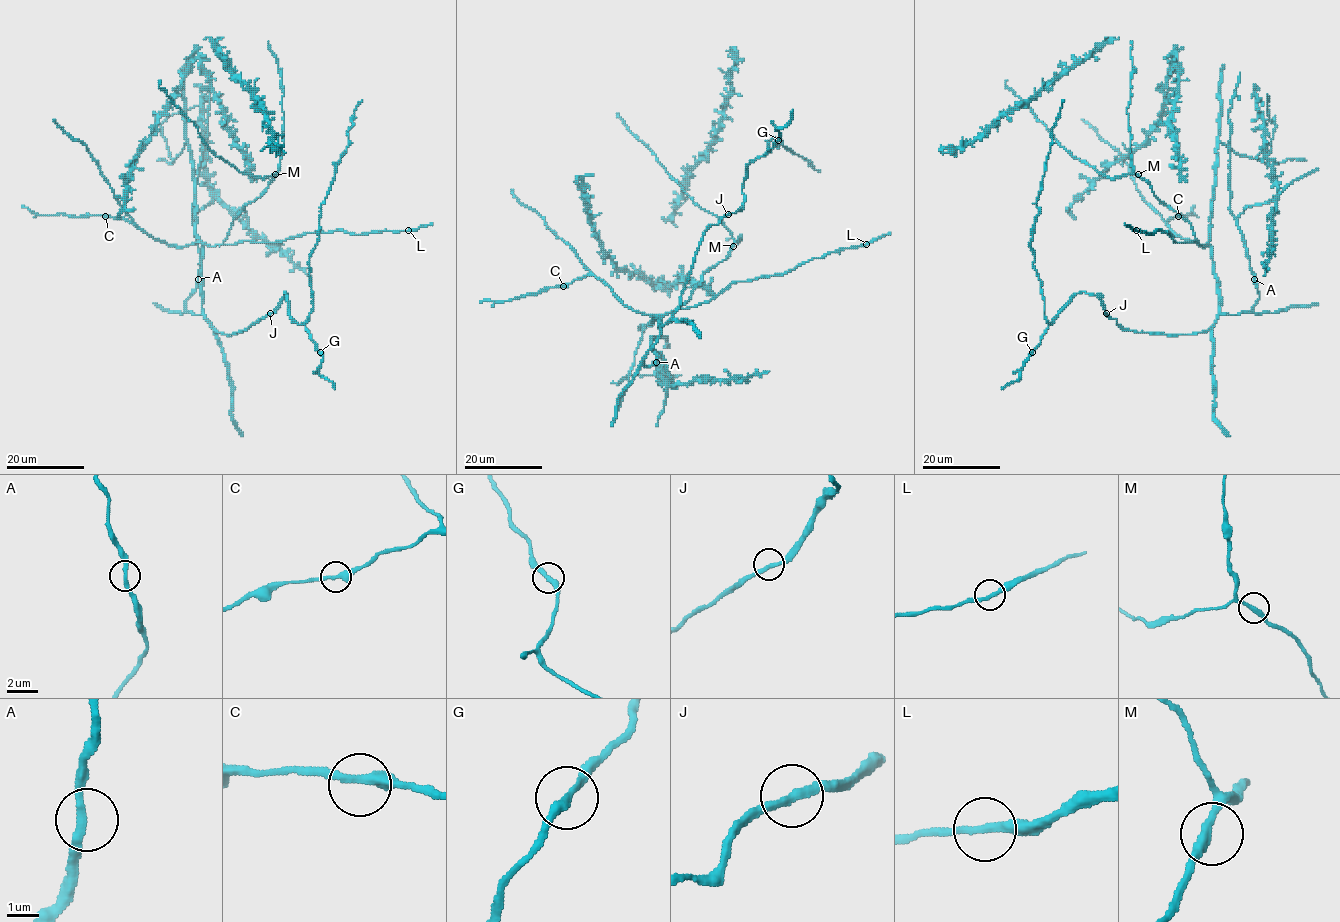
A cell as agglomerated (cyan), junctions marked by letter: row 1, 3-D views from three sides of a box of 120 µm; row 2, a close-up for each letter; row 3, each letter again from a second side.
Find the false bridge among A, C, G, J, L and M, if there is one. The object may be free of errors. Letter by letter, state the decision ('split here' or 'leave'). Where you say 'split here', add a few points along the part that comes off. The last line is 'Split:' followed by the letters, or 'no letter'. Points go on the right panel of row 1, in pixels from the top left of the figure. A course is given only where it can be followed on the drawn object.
A: leave
C: leave
G: split here; course (1032, 352), (1020, 377), (1001, 388)
J: leave
L: leave
M: leave
Split: G

